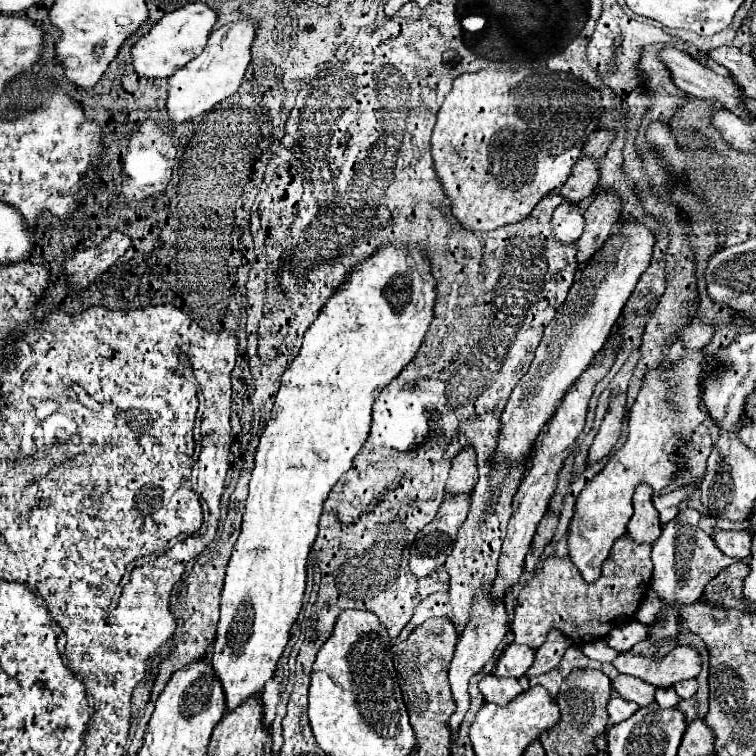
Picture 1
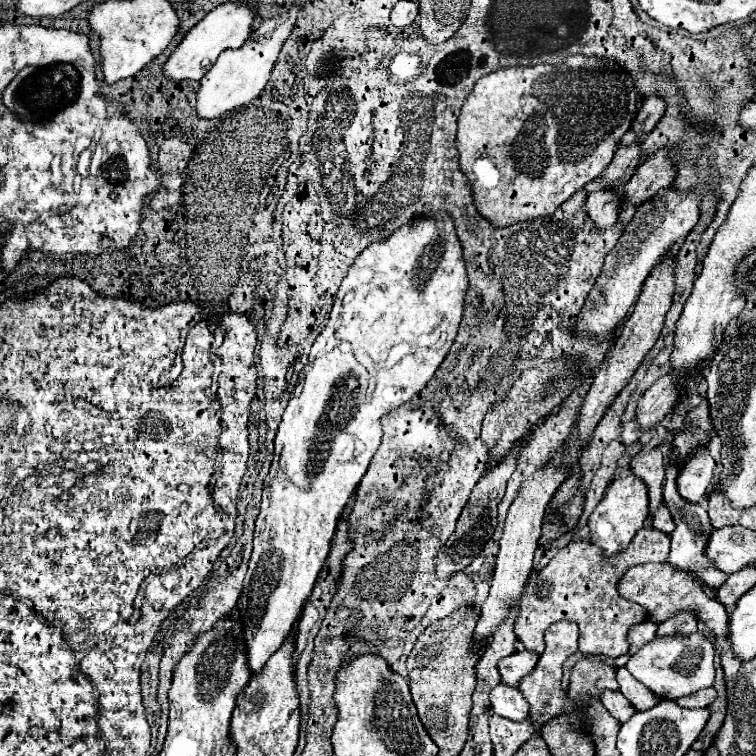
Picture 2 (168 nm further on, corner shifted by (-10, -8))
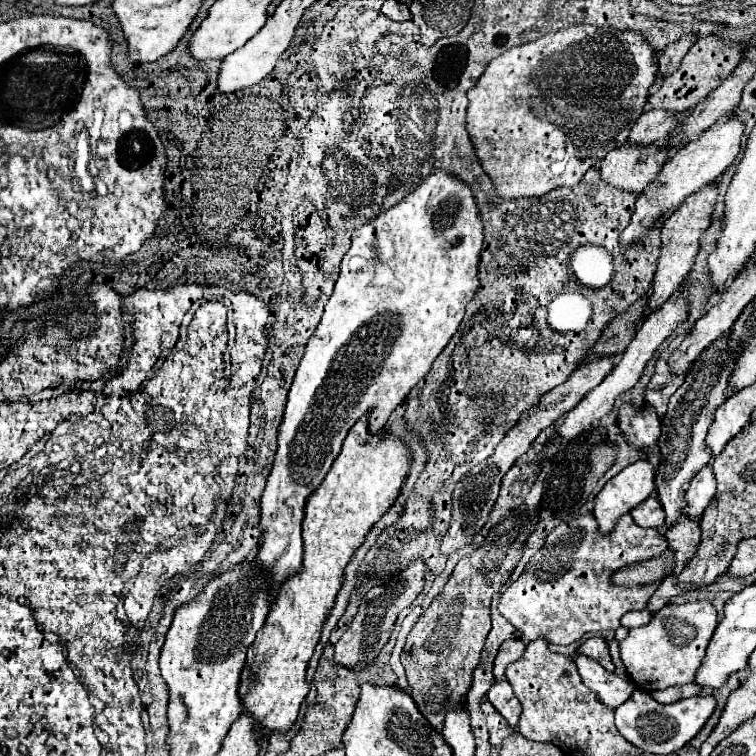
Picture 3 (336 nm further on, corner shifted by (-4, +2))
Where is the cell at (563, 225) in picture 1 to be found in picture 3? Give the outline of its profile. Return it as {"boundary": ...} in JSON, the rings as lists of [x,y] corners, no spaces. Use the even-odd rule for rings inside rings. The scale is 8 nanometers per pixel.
{"boundary":[[[660,144],[650,146],[620,146],[606,154],[600,162],[600,178],[608,186],[622,192],[642,192],[660,172],[662,164],[668,160],[668,150]]]}

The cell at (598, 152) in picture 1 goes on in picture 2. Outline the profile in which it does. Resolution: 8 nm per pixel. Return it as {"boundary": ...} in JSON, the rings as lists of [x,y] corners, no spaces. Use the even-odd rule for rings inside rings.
{"boundary":[[[658,94],[658,96],[648,96],[644,100],[644,104],[640,106],[640,112],[636,116],[636,122],[632,124],[632,130],[638,134],[640,130],[654,130],[654,126],[658,124],[658,120],[664,116],[666,112],[666,102],[664,98]]]}

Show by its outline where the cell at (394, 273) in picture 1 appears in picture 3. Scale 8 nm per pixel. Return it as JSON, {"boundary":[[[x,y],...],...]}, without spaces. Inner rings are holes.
{"boundary":[[[432,172],[402,202],[352,234],[352,246],[342,260],[334,292],[294,374],[278,426],[278,450],[260,498],[258,526],[262,530],[262,544],[256,562],[258,568],[268,572],[270,606],[282,582],[302,570],[302,514],[306,498],[322,484],[350,428],[366,416],[370,434],[380,432],[396,406],[428,374],[432,362],[462,322],[464,308],[478,288],[478,260],[484,240],[478,208],[470,192],[470,186],[450,178],[446,172]]]}

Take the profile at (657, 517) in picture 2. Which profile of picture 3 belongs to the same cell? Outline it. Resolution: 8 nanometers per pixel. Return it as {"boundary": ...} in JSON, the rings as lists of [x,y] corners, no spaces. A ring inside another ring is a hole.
{"boundary":[[[650,496],[640,506],[636,506],[630,514],[638,526],[644,526],[644,528],[662,528],[664,526],[662,504],[654,496]]]}

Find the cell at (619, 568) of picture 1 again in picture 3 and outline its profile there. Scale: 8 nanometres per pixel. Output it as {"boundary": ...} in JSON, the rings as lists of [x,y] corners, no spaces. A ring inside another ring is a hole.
{"boundary":[[[592,514],[578,516],[570,522],[562,522],[556,530],[550,532],[544,546],[530,558],[524,572],[516,582],[512,582],[500,598],[498,610],[500,614],[522,632],[526,640],[536,640],[538,636],[546,636],[552,644],[572,644],[580,640],[584,634],[600,634],[612,632],[620,626],[620,618],[630,610],[644,610],[656,586],[636,586],[622,588],[610,582],[610,576],[622,568],[624,564],[632,564],[654,554],[660,554],[668,548],[666,536],[658,528],[640,528],[630,514],[624,514],[612,534],[600,534],[598,524]]]}

